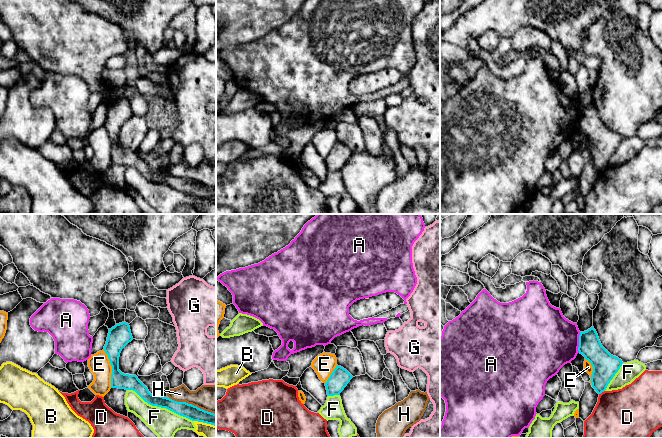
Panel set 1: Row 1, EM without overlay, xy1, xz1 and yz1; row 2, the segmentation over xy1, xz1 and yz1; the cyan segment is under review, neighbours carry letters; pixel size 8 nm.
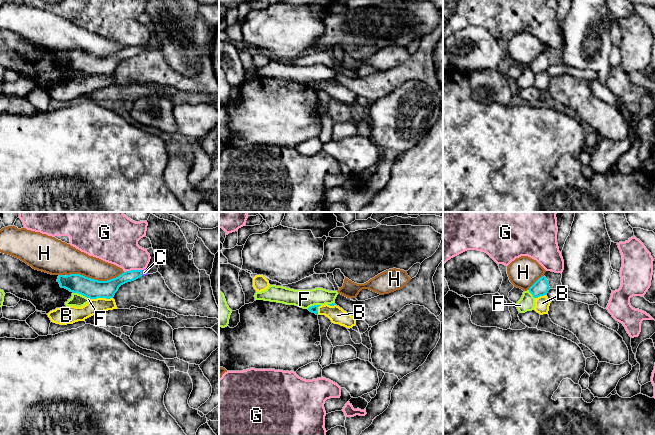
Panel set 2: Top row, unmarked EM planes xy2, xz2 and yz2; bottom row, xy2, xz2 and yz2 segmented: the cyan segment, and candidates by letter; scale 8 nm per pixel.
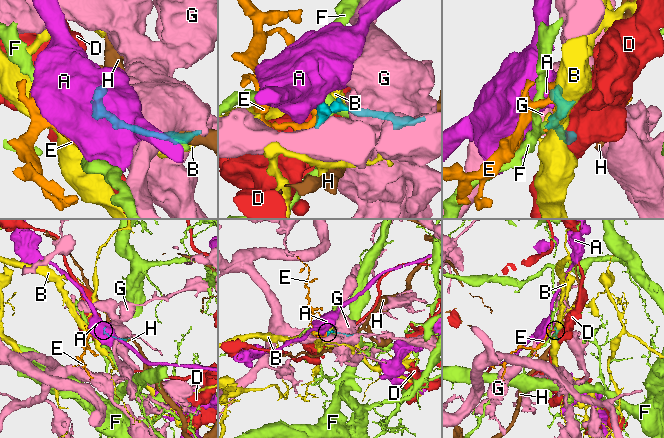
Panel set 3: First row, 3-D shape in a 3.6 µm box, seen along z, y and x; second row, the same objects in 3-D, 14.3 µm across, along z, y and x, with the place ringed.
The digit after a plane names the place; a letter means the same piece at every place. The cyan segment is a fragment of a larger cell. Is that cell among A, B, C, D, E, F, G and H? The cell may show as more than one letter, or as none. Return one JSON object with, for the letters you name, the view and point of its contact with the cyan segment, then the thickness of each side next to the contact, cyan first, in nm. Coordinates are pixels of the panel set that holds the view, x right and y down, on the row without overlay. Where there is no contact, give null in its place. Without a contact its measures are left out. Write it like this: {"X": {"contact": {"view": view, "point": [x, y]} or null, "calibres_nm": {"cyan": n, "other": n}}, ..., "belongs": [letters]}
{"C": {"contact": {"view": "xy2", "point": [141, 49]}, "calibres_nm": {"cyan": 100, "other": 50}}, "belongs": ["C"]}

